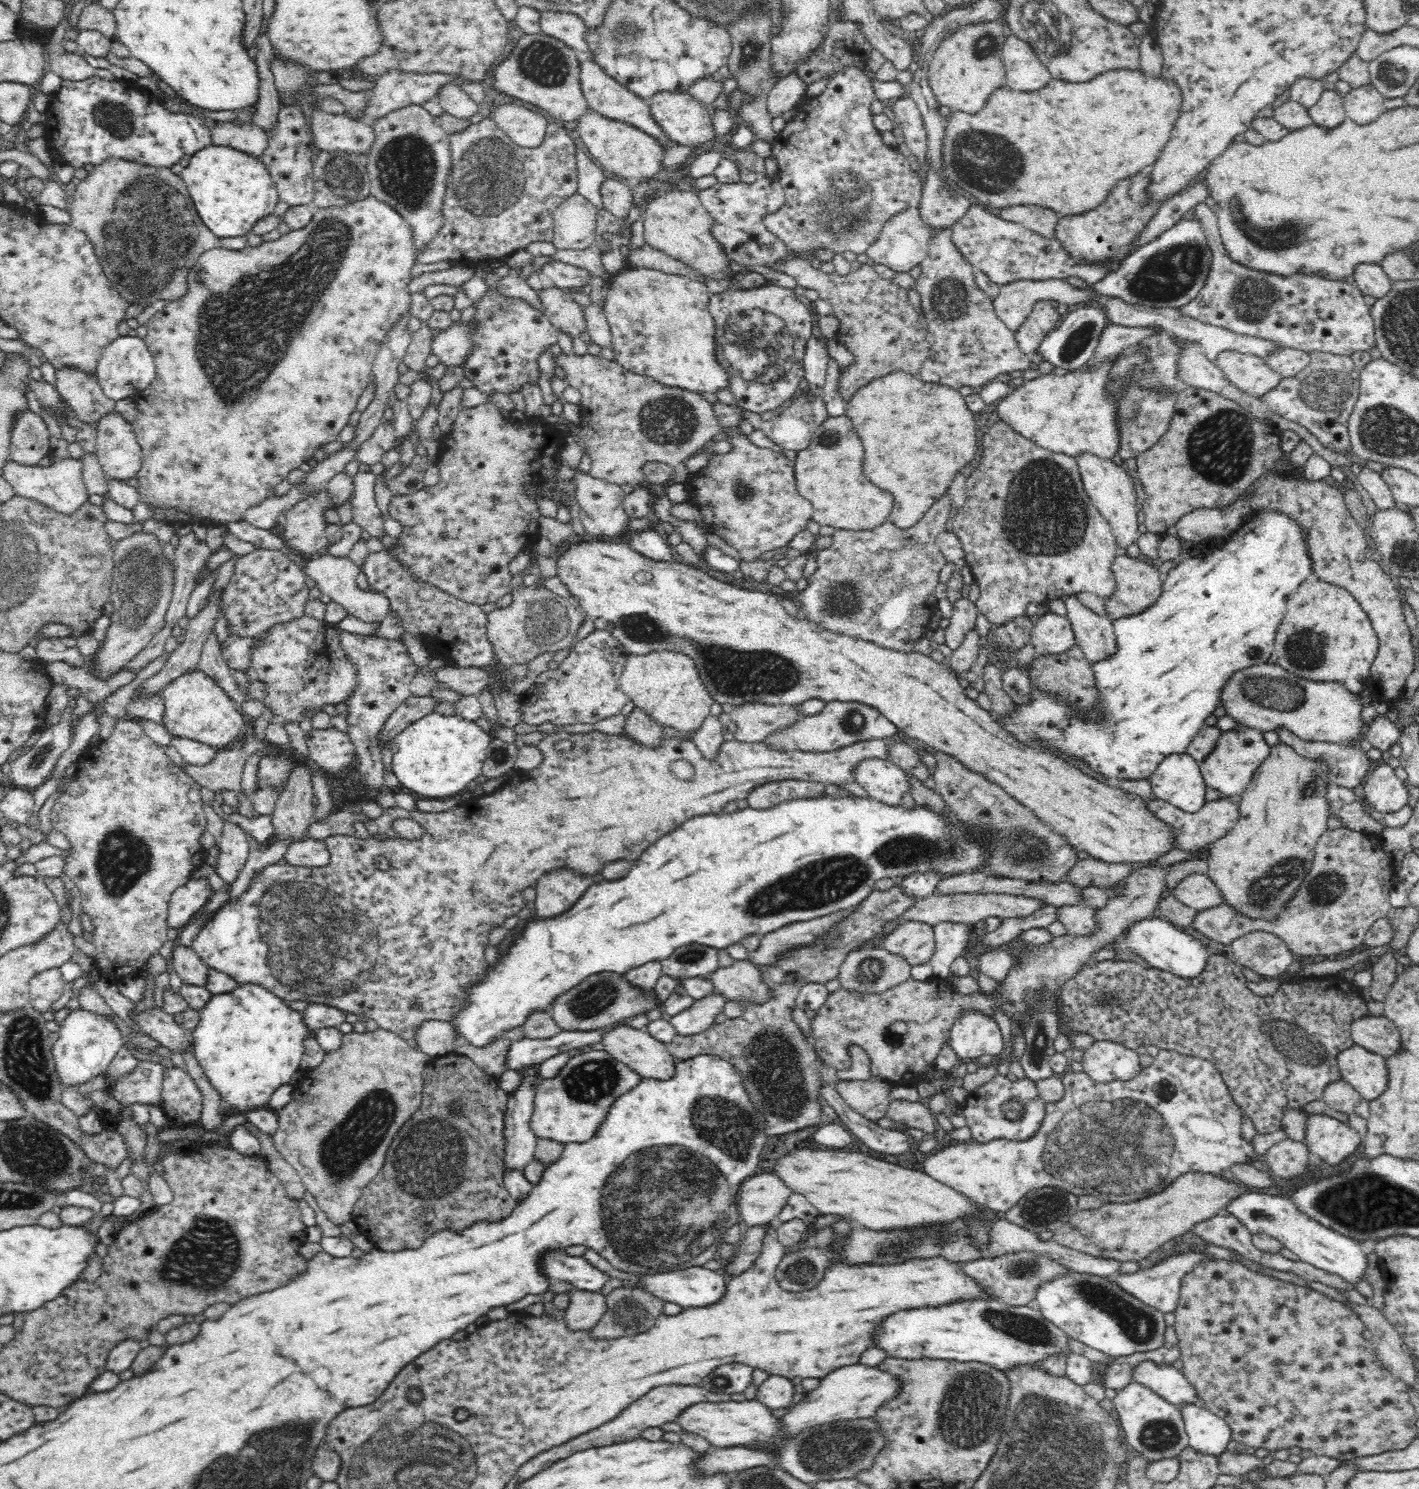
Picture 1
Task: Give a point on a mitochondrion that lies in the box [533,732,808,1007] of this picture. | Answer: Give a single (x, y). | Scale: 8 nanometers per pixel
(691, 956)

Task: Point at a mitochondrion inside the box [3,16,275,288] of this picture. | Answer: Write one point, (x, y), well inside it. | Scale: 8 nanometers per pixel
(112, 115)

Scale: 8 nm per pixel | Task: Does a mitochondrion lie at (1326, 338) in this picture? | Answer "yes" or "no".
no

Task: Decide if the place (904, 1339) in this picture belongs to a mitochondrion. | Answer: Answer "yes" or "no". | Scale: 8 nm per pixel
no

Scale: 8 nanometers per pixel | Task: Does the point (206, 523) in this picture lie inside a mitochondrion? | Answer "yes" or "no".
no

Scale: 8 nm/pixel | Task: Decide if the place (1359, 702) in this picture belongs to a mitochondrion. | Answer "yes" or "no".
no

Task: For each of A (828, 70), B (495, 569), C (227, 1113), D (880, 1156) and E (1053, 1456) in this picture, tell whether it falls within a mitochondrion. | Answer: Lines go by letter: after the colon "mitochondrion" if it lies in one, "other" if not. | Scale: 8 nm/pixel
A: other
B: other
C: other
D: other
E: mitochondrion

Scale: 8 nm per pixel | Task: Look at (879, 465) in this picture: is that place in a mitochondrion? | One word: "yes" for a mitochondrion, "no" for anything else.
no

